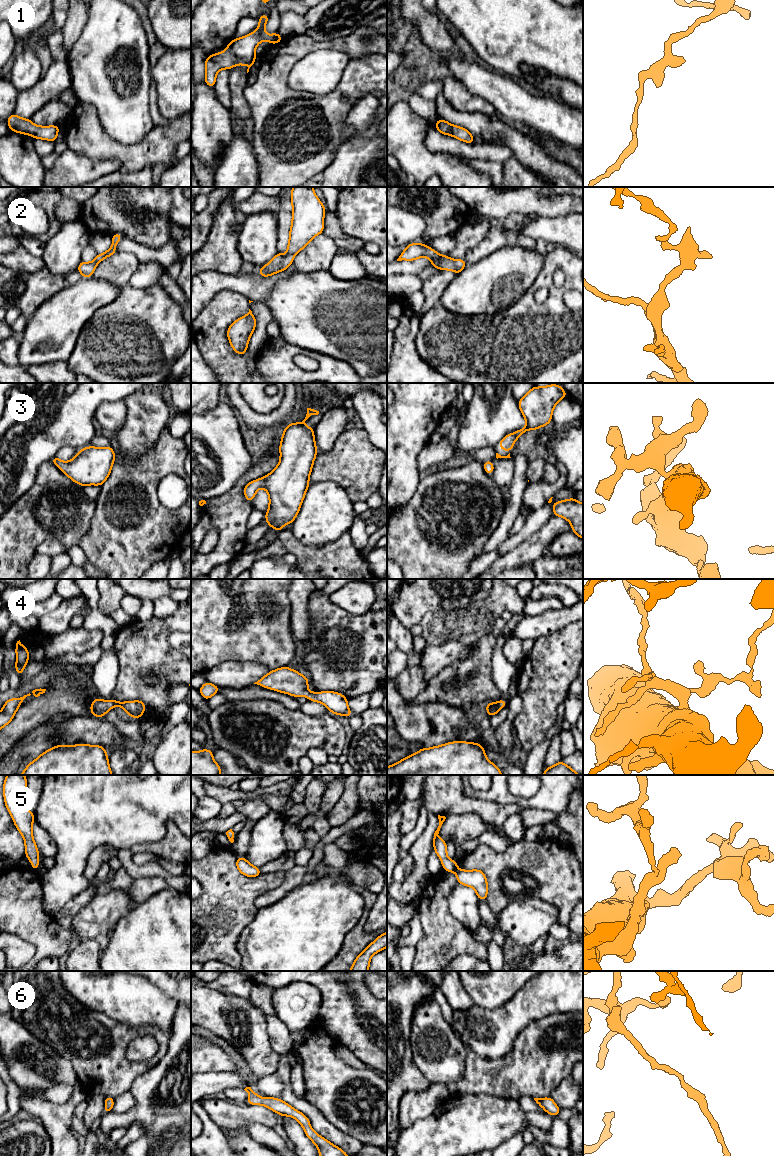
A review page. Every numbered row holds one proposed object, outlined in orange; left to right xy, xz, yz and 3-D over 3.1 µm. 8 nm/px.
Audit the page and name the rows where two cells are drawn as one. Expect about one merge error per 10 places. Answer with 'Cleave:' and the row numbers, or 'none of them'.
Cleave: none of them

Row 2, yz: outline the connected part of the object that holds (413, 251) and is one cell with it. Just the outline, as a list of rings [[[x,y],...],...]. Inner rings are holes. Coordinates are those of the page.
[[[416,242],[407,245],[405,250],[400,254],[397,261],[414,261],[420,257],[428,257],[432,263],[433,268],[441,270],[452,270],[457,275],[467,265],[464,259],[453,260],[447,255],[440,255],[434,249],[424,245],[423,243]]]

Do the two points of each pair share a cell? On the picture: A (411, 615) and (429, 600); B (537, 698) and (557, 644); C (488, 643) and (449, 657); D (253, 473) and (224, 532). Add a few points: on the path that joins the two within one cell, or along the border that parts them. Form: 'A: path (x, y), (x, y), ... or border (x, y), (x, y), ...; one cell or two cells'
A: path (415, 611), (425, 601); one cell
B: path (542, 685), (547, 672), (557, 657); one cell
C: border (472, 645), (473, 651), (467, 657), (453, 662); two cells
D: path (239, 487), (232, 509), (225, 517); one cell

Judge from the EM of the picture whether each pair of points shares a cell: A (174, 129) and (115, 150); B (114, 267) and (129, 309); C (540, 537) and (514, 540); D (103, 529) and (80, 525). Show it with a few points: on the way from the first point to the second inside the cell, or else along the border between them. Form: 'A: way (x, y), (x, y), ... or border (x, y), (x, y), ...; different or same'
A: way (159, 144), (149, 151), (130, 151); same
B: border (128, 283), (122, 287); different
C: border (544, 524), (507, 553); different
D: border (95, 503), (89, 529), (78, 544); different

